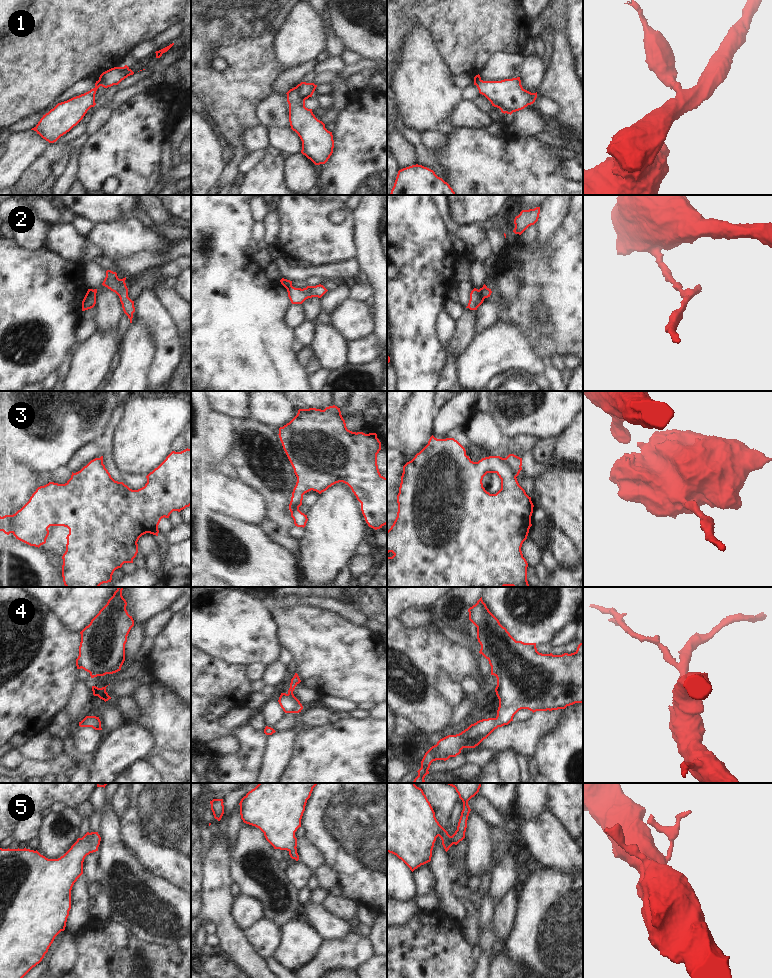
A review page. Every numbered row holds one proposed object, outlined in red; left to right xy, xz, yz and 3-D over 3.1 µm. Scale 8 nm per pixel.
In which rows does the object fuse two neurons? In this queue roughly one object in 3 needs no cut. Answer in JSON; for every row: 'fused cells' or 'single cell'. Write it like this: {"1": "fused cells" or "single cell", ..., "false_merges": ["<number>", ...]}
{"1": "fused cells", "2": "fused cells", "3": "fused cells", "4": "single cell", "5": "single cell", "false_merges": ["1", "2", "3"]}

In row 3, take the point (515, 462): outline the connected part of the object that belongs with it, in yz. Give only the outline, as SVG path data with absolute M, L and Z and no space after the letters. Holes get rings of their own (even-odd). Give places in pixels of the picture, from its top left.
M509 454L505 459L508 461L515 477L517 477L519 475L520 471L522 470L522 467L521 467L522 458L516 456L514 454Z

